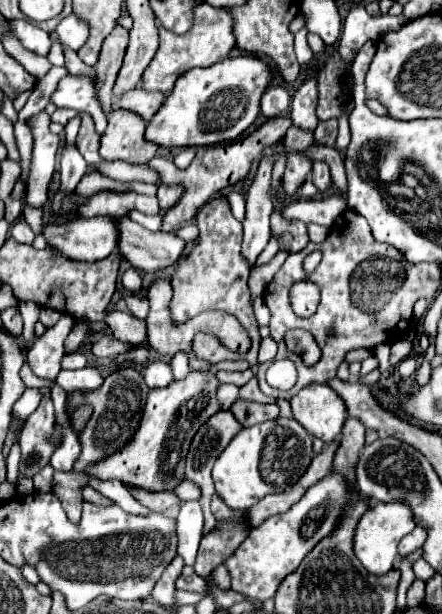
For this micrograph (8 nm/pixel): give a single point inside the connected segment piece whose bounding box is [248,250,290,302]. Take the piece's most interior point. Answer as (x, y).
(259, 278)

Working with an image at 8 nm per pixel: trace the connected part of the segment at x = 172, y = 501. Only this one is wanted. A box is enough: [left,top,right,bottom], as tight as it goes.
[124,484,178,512]

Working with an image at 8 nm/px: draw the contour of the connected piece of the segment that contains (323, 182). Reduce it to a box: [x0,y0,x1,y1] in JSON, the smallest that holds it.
[312,162,332,192]

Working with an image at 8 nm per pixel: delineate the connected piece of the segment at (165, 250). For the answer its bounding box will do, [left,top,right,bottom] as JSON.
[118,218,186,274]

